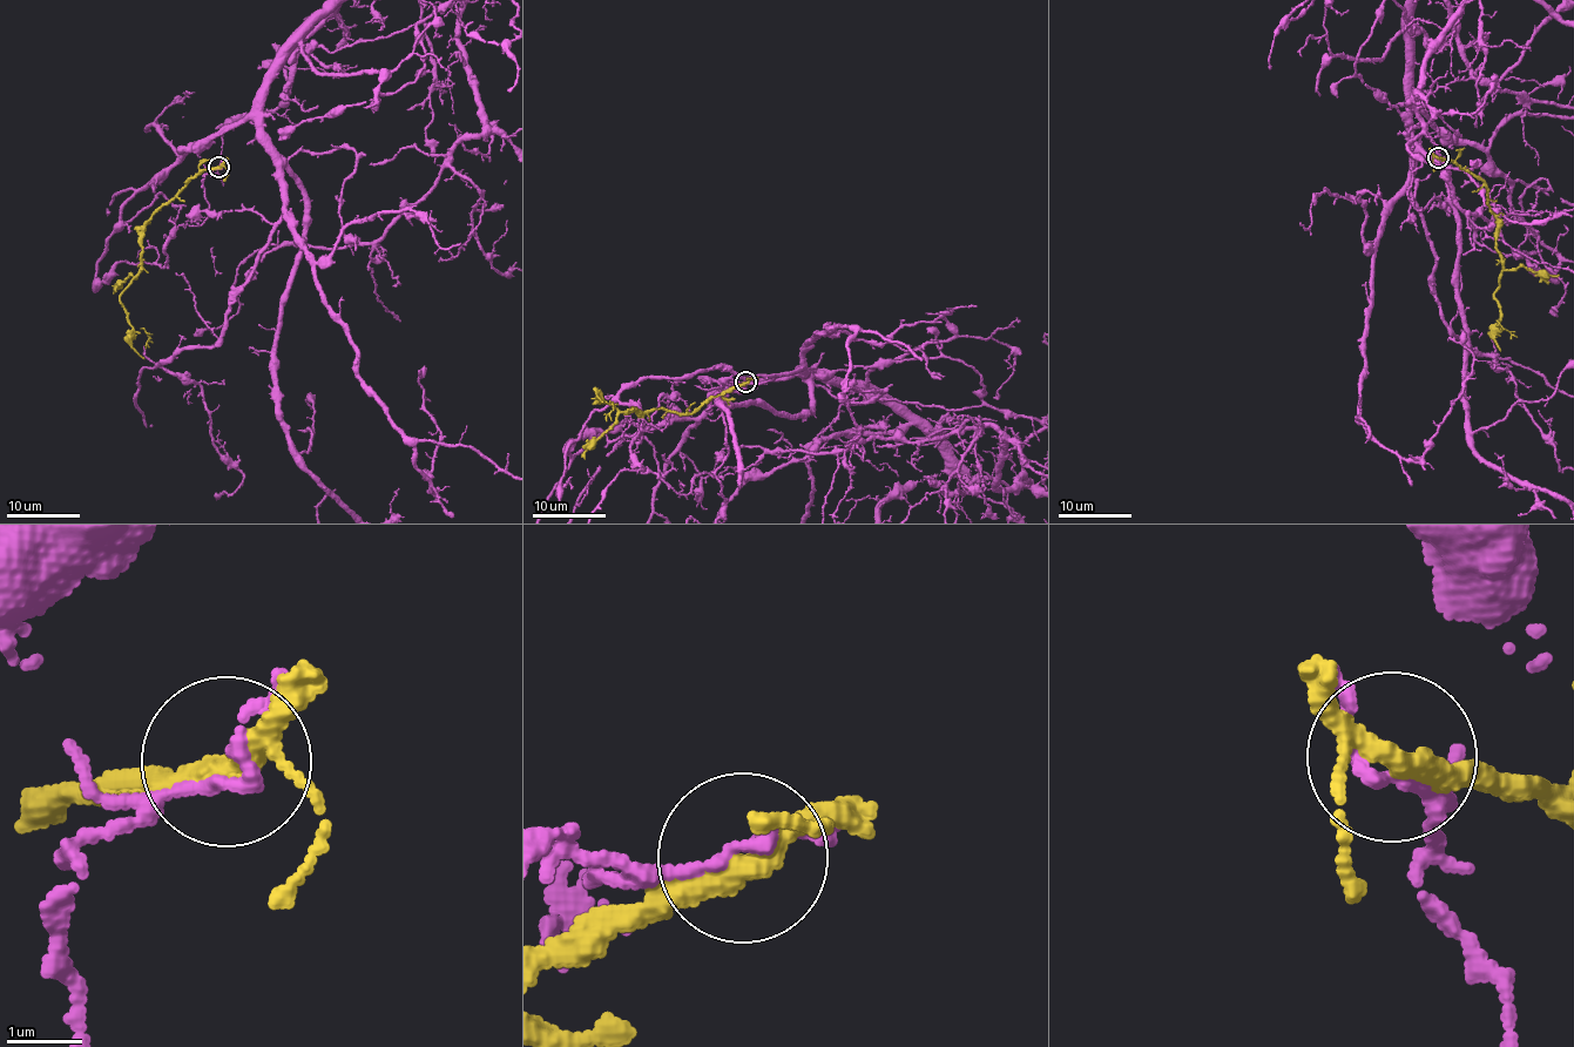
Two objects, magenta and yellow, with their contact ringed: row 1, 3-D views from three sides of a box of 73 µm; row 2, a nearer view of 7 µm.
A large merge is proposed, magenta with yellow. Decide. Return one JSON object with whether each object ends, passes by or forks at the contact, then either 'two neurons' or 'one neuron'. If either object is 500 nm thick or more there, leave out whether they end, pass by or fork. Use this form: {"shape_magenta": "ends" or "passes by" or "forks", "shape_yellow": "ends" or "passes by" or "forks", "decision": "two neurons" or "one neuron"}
{"shape_magenta": "passes by", "shape_yellow": "forks", "decision": "two neurons"}

